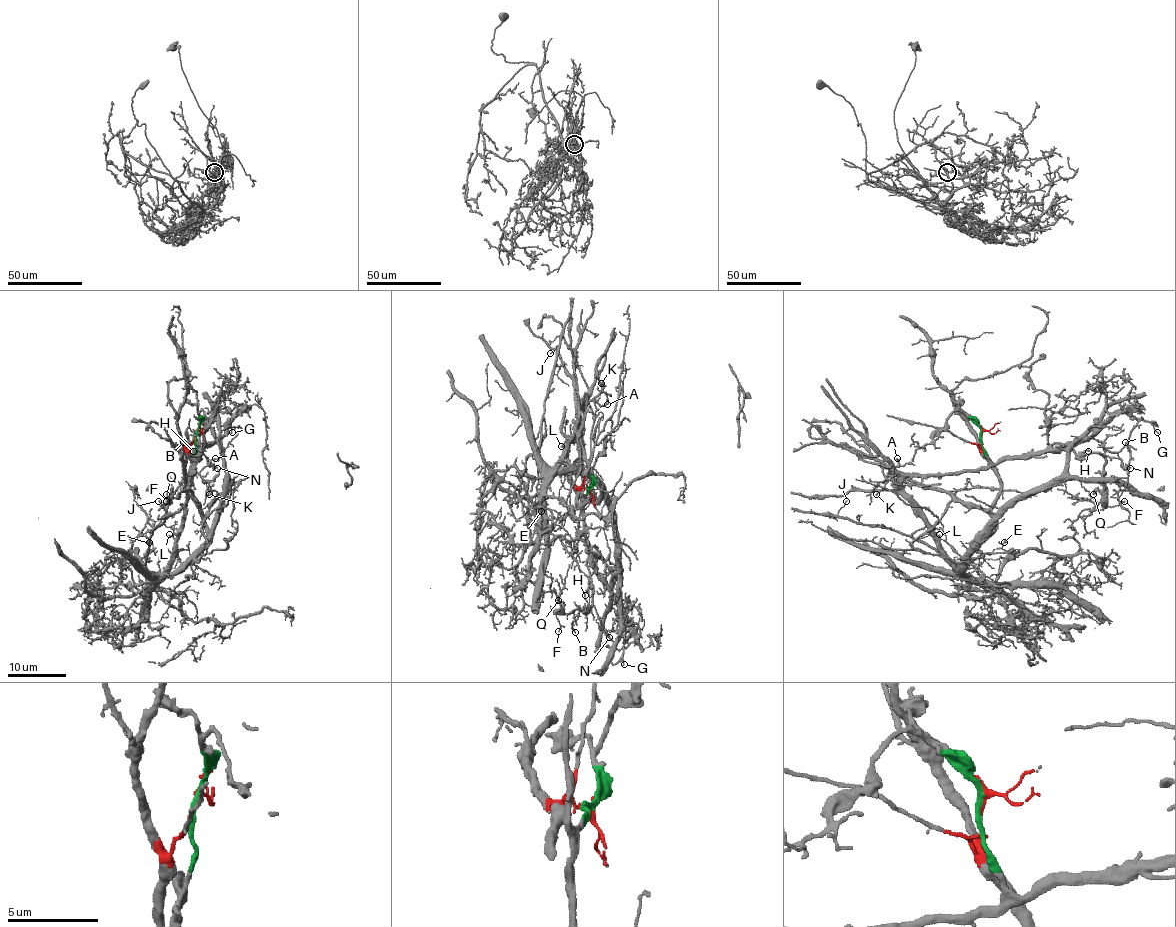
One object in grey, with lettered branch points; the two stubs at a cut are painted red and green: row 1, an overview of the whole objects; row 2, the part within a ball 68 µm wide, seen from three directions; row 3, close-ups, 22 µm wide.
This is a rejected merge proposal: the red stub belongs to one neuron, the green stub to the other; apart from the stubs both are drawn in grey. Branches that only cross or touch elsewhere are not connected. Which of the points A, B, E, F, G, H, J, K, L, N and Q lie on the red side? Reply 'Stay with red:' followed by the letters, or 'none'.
Stay with red: E, J

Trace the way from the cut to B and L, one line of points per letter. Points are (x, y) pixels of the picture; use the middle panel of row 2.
B: (589, 487), (584, 499), (584, 534), (593, 603), (586, 611), (590, 609), (584, 608), (573, 622), (576, 633)
L: (589, 487), (584, 495), (581, 409), (574, 431), (561, 446)

